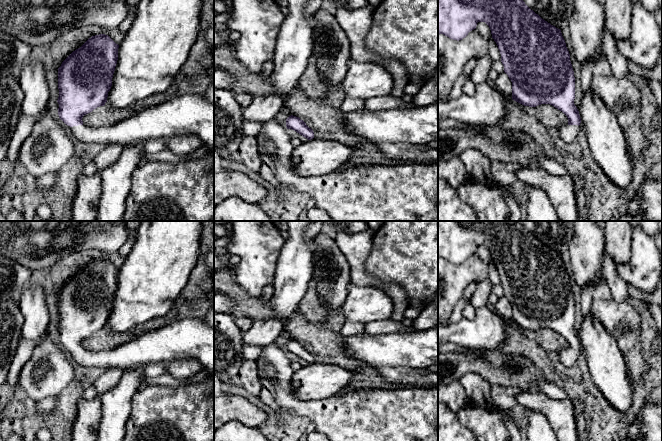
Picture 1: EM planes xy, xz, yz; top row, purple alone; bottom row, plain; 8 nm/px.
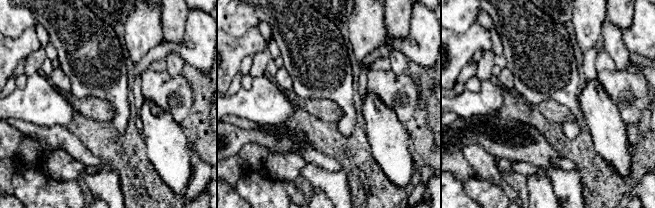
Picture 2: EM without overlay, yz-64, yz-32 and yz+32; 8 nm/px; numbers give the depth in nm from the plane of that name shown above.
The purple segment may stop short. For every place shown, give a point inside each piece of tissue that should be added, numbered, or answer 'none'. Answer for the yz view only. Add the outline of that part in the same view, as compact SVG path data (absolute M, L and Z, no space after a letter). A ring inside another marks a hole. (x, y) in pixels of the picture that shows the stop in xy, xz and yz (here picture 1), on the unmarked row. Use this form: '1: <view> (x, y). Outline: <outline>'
1: yz (568, 357). Outline: M564 349L559 353L559 358L566 367L571 367L576 362L578 356L578 349Z

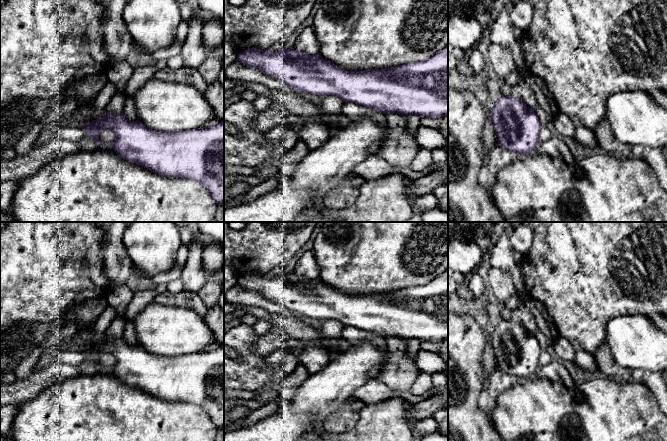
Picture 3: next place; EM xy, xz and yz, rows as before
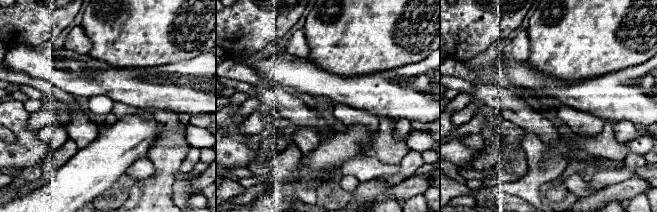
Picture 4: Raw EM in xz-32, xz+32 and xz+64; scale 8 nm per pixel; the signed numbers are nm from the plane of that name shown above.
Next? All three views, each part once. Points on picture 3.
none

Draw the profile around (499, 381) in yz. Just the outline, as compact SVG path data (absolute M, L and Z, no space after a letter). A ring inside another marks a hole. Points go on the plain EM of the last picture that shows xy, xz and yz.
M497 367L489 377L486 387L491 399L496 400L503 392L513 387L520 380Z

